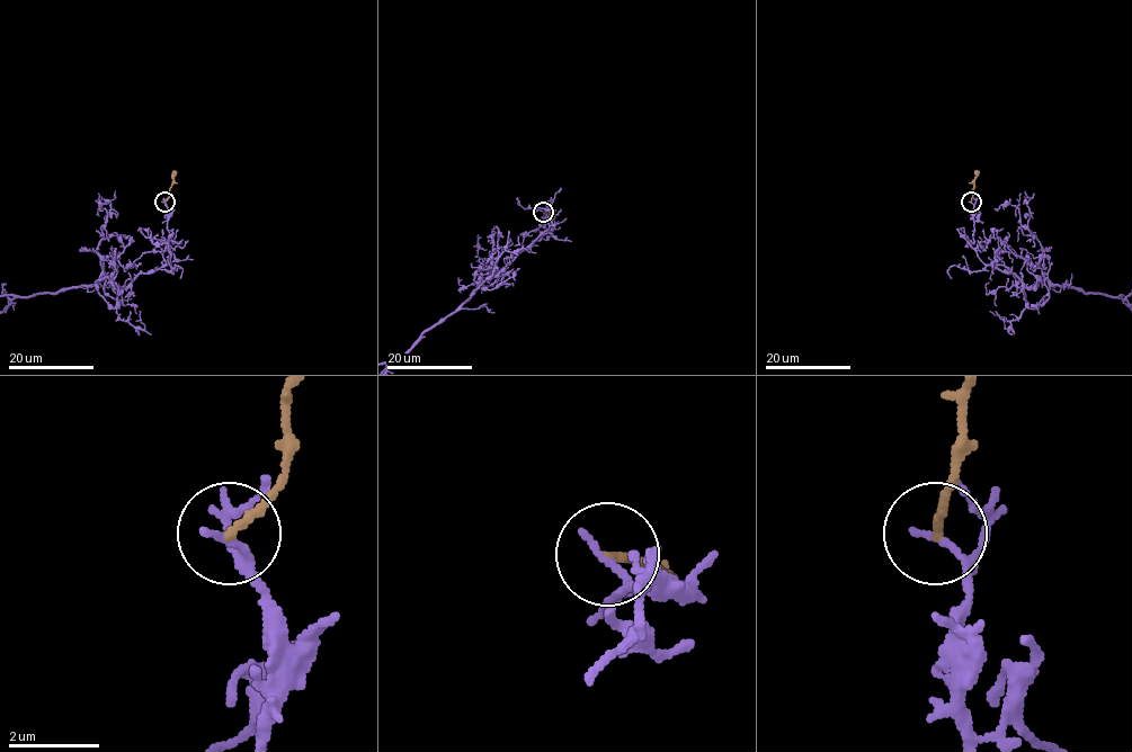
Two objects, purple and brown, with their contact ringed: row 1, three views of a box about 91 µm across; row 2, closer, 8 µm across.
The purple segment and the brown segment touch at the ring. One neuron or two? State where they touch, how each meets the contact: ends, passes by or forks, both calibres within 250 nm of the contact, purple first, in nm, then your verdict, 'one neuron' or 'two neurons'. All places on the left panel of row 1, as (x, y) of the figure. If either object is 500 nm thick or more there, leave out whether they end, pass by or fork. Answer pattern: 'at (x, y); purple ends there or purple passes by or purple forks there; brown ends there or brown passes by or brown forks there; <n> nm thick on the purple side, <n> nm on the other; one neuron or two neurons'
at (165, 202); purple ends there; brown ends there; 170 nm thick on the purple side, 180 nm on the other; two neurons

